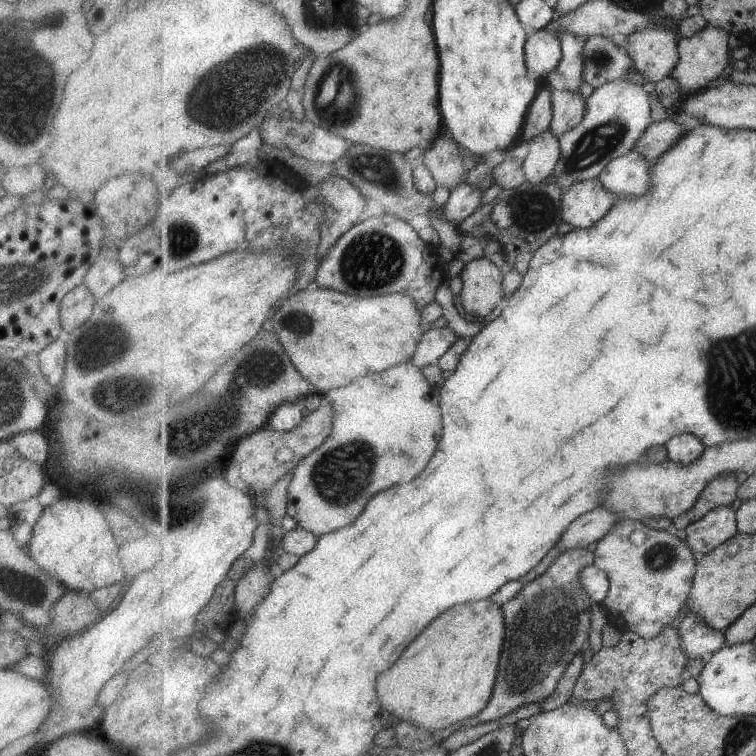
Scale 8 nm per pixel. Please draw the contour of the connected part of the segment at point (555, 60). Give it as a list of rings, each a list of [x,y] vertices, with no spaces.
[[[545,28],[527,38],[526,59],[531,76],[541,80],[547,78],[553,70],[557,70],[562,58],[562,40]]]

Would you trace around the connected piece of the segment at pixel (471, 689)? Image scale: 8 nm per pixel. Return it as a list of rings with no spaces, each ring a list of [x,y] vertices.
[[[479,600],[479,602],[471,602],[471,604],[459,604],[453,610],[443,612],[443,616],[439,616],[439,620],[435,620],[435,624],[431,624],[431,628],[427,628],[427,632],[423,632],[423,636],[415,638],[411,648],[407,648],[407,652],[403,652],[403,660],[399,660],[399,664],[395,664],[387,672],[383,672],[383,676],[379,676],[379,698],[383,700],[383,708],[391,708],[391,714],[395,718],[417,725],[420,729],[430,733],[445,731],[449,727],[454,727],[467,719],[479,715],[490,704],[497,685],[507,633],[506,618],[503,618],[503,616],[504,611],[501,610],[501,605],[496,604],[493,600]]]

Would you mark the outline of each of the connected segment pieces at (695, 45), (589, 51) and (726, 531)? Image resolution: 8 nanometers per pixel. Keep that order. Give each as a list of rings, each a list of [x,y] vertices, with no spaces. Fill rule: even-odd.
[[[709,23],[704,30],[693,37],[685,37],[680,40],[681,59],[671,75],[681,84],[682,90],[687,96],[725,78],[732,65],[731,49],[729,48],[730,35],[726,29]]]
[[[594,36],[587,40],[583,50],[583,80],[597,89],[608,82],[628,79],[650,87],[650,79],[639,70],[633,58],[621,52],[613,38]]]
[[[729,505],[711,510],[702,520],[685,529],[686,543],[694,552],[707,555],[738,533],[738,512]]]

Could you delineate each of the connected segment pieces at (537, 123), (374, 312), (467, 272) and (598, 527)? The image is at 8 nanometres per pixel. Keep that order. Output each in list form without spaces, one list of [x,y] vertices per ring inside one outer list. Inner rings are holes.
[[[543,88],[535,97],[534,103],[530,106],[523,135],[520,137],[519,145],[528,146],[528,142],[541,132],[551,129],[553,116],[553,93],[548,88]]]
[[[318,286],[316,290],[290,293],[289,300],[280,303],[277,308],[281,310],[273,316],[273,320],[279,340],[287,348],[295,367],[321,394],[327,394],[338,387],[347,387],[356,379],[410,362],[418,349],[419,340],[427,330],[422,324],[423,312],[418,310],[417,301],[403,293],[353,300],[349,294]]]
[[[488,257],[466,264],[460,275],[463,281],[459,301],[462,311],[483,318],[496,306],[503,306],[506,301],[503,294],[504,276],[502,269]]]
[[[595,508],[593,512],[577,518],[556,545],[563,552],[586,548],[608,534],[608,531],[619,521],[619,516],[606,508]]]

